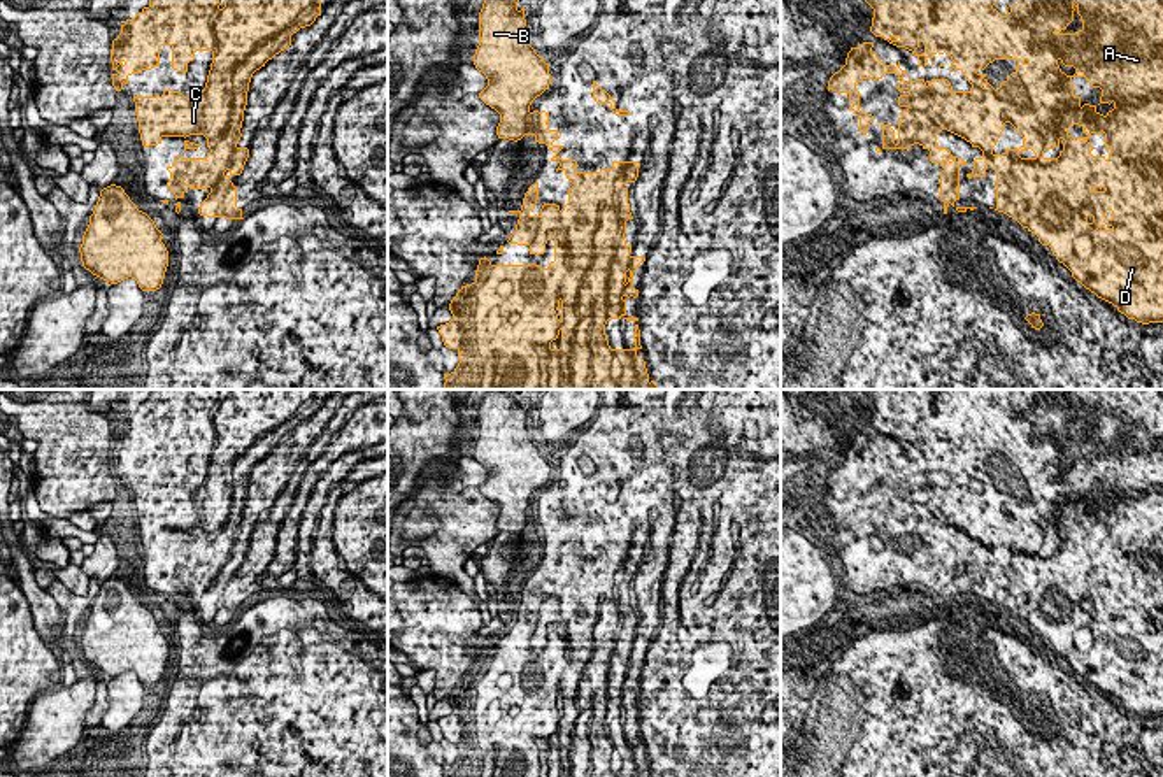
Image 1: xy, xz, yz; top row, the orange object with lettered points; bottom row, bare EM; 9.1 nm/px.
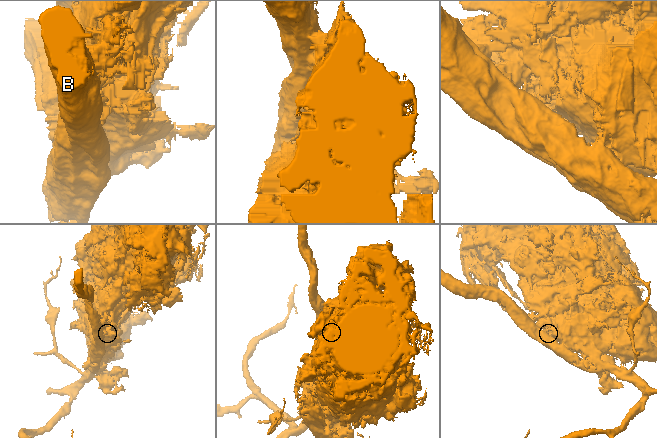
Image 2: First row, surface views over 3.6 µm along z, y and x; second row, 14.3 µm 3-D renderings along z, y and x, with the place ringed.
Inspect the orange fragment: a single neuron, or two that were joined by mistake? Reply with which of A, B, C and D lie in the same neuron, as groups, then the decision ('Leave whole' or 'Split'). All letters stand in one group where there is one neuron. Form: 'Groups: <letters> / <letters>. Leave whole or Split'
Groups: A C D / B. Split

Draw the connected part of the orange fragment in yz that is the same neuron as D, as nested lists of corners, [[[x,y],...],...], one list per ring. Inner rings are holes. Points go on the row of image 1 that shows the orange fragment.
[[[865,0],[874,9],[872,26],[870,32],[875,37],[882,37],[889,44],[896,47],[909,49],[917,60],[919,67],[926,67],[926,60],[938,54],[949,54],[951,72],[961,70],[965,79],[972,84],[968,91],[956,91],[953,93],[953,86],[947,79],[909,79],[903,81],[907,70],[900,68],[898,65],[886,65],[877,58],[872,51],[874,42],[863,42],[858,47],[851,47],[845,58],[845,65],[835,72],[828,81],[828,91],[833,89],[837,93],[847,93],[849,102],[853,103],[849,110],[853,110],[860,118],[860,132],[867,135],[870,123],[874,121],[872,114],[865,114],[860,110],[860,91],[856,84],[863,79],[882,79],[884,74],[896,74],[898,91],[898,105],[903,109],[902,116],[898,118],[900,125],[895,132],[891,125],[881,125],[882,128],[882,147],[875,147],[877,153],[882,149],[910,149],[914,144],[919,144],[923,149],[930,151],[931,163],[944,163],[945,160],[956,160],[960,165],[967,165],[961,158],[951,154],[949,149],[937,146],[937,135],[942,130],[947,130],[967,142],[972,147],[979,147],[982,151],[981,158],[974,160],[974,168],[967,174],[968,179],[972,177],[986,177],[986,167],[989,165],[996,172],[996,207],[995,210],[1007,214],[1009,217],[1016,219],[1023,228],[1035,233],[1042,246],[1049,246],[1052,254],[1060,263],[1063,263],[1070,272],[1072,277],[1081,282],[1086,289],[1095,293],[1098,298],[1112,303],[1121,314],[1128,319],[1135,319],[1137,323],[1149,324],[1149,323],[1163,323],[1163,0],[1019,0],[1010,9],[1005,5],[1007,14],[1002,16],[993,5],[998,0]],[[1074,14],[1081,16],[1082,28],[1075,33],[1067,33],[1067,26],[1074,21]],[[995,60],[1016,60],[1017,70],[1012,72],[1000,88],[995,89],[993,84],[988,82],[986,74],[979,74],[979,68],[986,68]],[[1074,77],[1084,77],[1093,88],[1102,89],[1100,103],[1089,105],[1081,103],[1081,96],[1074,95]],[[1010,123],[1016,132],[1024,139],[1019,149],[1005,149],[1003,154],[995,154],[993,147],[996,146],[1005,125]],[[1093,133],[1100,135],[1105,133],[1105,149],[1109,149],[1109,156],[1093,156],[1091,151],[1095,149],[1088,140]]]

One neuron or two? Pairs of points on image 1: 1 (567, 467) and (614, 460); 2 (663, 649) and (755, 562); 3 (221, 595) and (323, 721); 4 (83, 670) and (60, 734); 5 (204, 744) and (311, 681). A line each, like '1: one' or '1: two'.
1: one
2: one
3: two
4: two
5: one

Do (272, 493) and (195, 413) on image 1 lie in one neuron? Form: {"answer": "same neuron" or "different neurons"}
{"answer": "same neuron"}

